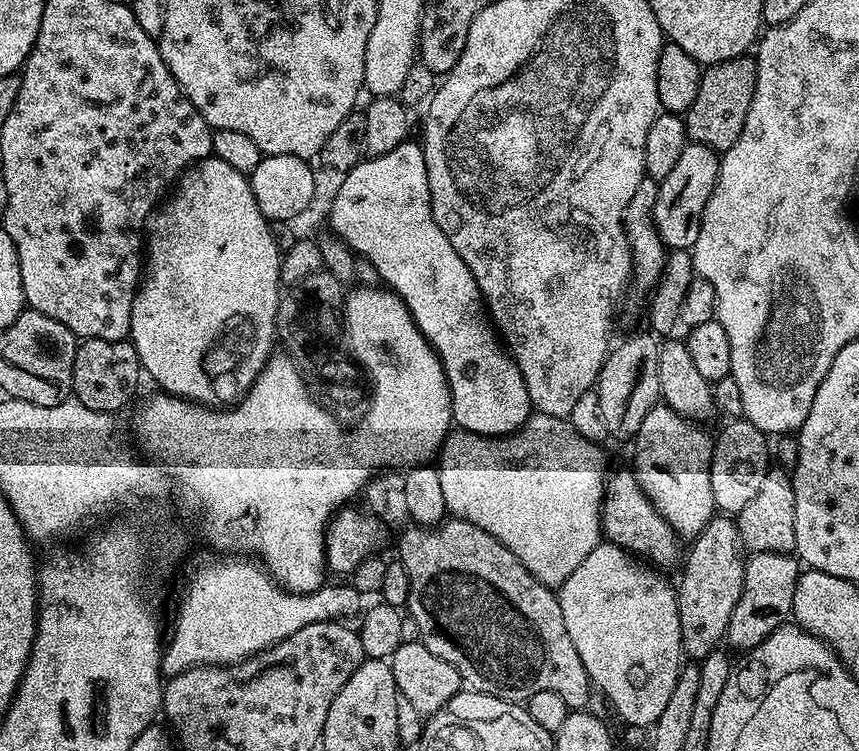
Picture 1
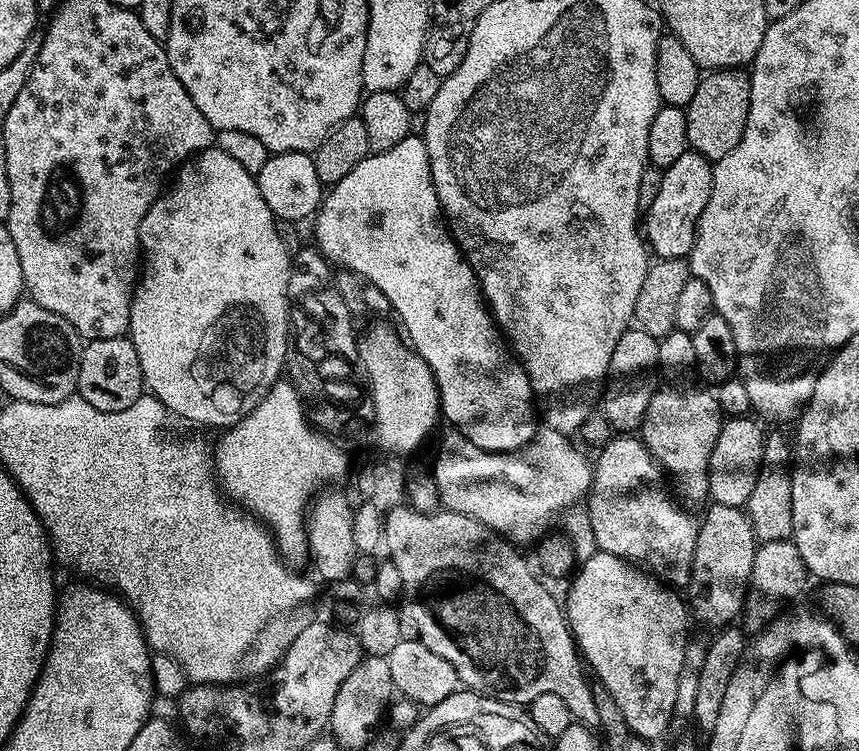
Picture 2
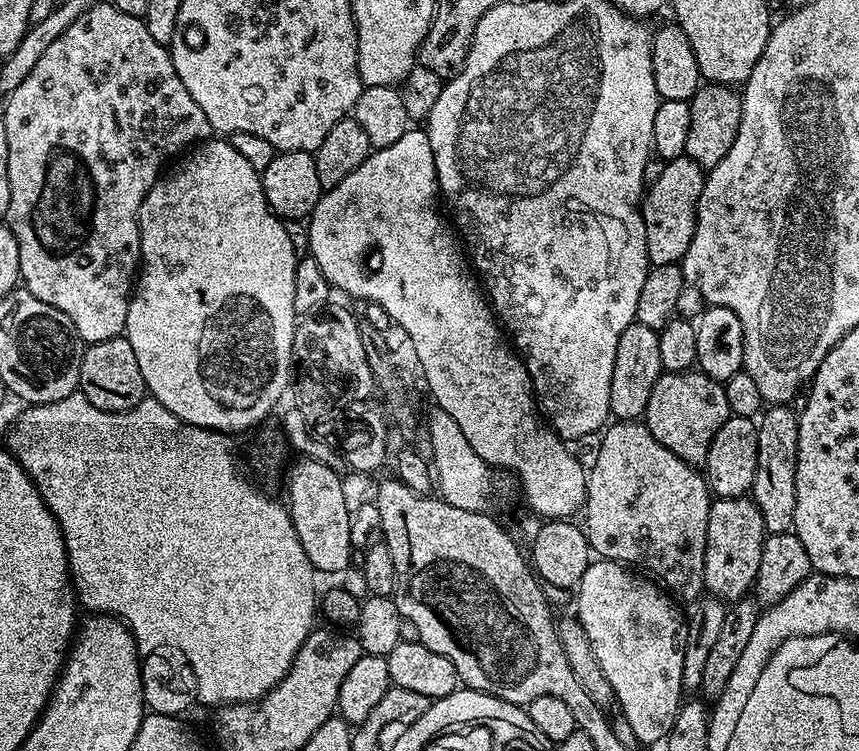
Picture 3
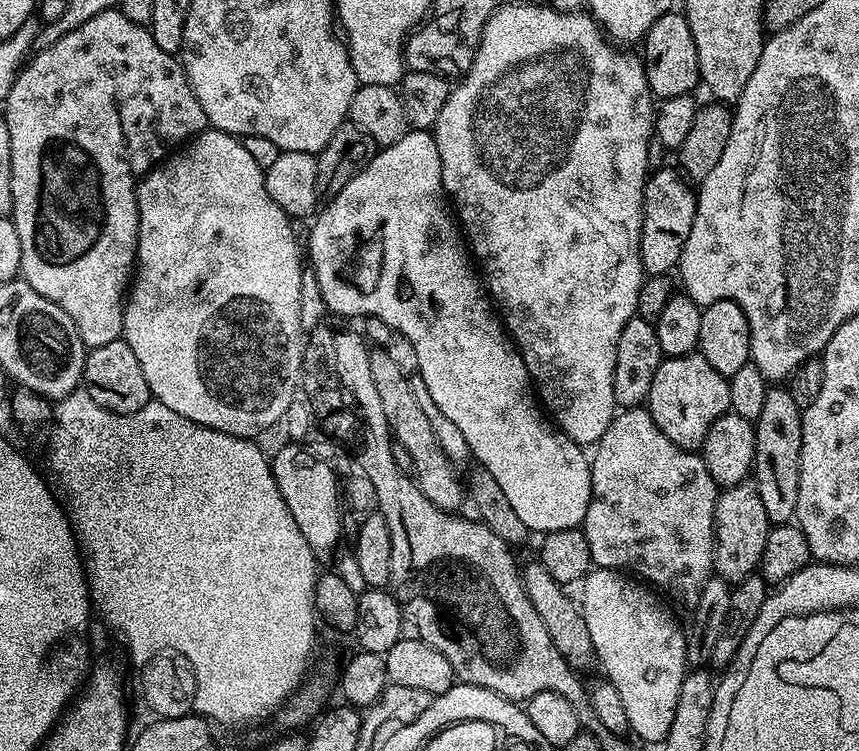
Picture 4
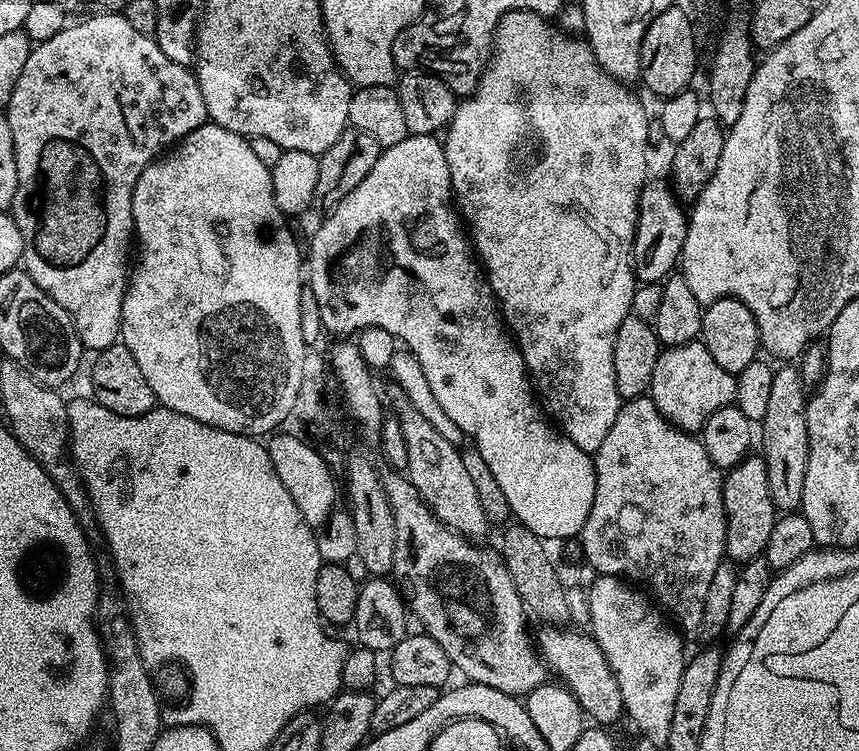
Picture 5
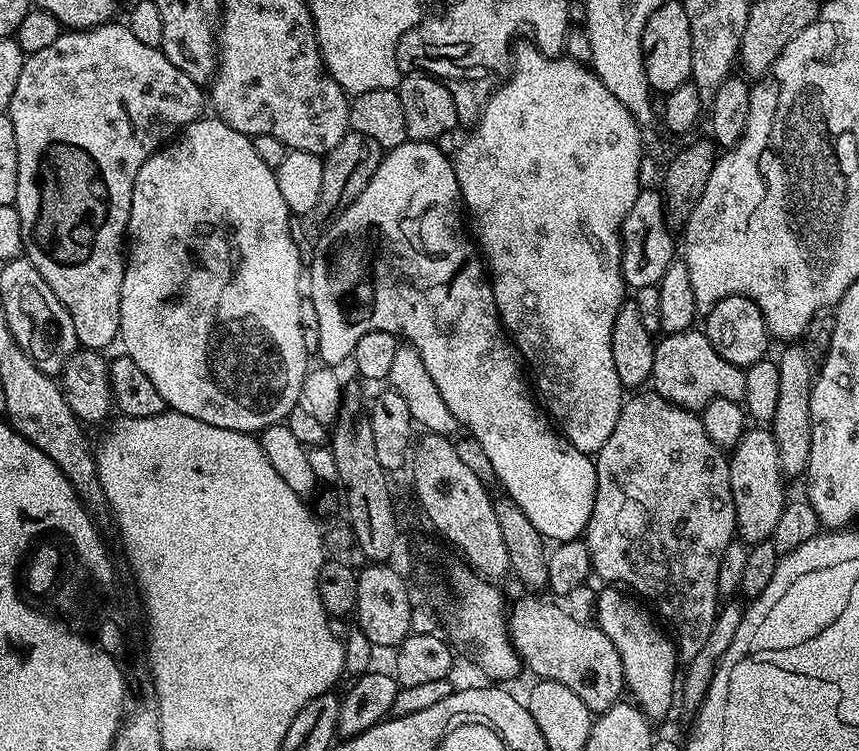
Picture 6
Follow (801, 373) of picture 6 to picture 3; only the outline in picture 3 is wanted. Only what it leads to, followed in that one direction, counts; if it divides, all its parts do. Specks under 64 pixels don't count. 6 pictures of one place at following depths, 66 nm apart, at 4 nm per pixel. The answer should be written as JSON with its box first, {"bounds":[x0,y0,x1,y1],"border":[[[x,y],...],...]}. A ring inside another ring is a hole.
{"bounds":[751,404,798,533],"border":[[[773,404],[765,407],[759,413],[756,433],[758,434],[758,470],[754,474],[751,499],[756,501],[758,510],[762,514],[765,533],[791,532],[794,522],[794,502],[796,501],[796,459],[798,458],[798,426],[797,413],[791,412],[791,407],[783,404]]]}

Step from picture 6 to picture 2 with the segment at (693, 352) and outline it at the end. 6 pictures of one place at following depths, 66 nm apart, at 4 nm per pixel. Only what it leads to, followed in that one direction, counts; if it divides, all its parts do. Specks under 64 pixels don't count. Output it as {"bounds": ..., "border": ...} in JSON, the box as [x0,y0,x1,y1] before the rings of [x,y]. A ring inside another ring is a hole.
{"bounds":[638,386,722,505],"border":[[[676,386],[668,387],[672,388],[661,387],[650,398],[650,406],[646,406],[646,414],[639,426],[638,435],[652,457],[670,477],[674,488],[676,483],[675,491],[680,491],[689,505],[703,505],[709,499],[708,467],[714,442],[718,442],[722,413],[715,391],[707,387],[688,388],[685,392],[679,392]]]}

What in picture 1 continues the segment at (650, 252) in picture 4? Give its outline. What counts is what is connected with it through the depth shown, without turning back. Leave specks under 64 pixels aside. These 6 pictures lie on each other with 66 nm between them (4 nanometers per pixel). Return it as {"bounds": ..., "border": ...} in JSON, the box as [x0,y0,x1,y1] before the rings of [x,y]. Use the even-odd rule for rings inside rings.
{"bounds":[652,142,720,250],"border":[[[689,142],[682,150],[678,163],[670,169],[670,174],[666,174],[666,178],[659,181],[652,217],[656,220],[656,229],[665,249],[690,250],[696,245],[700,219],[706,210],[706,202],[710,202],[710,194],[714,194],[719,169],[720,156],[713,148]]]}

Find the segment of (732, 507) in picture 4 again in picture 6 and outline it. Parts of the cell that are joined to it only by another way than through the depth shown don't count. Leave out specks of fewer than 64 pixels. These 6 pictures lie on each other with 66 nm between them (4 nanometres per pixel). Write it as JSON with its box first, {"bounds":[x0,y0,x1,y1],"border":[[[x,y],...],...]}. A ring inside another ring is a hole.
{"bounds":[728,426,786,546],"border":[[[764,426],[749,427],[735,448],[731,449],[728,469],[730,494],[734,494],[736,536],[749,546],[763,540],[771,540],[774,526],[778,526],[778,518],[786,503],[786,495],[784,496],[786,477],[780,470],[778,446],[771,431]]]}

